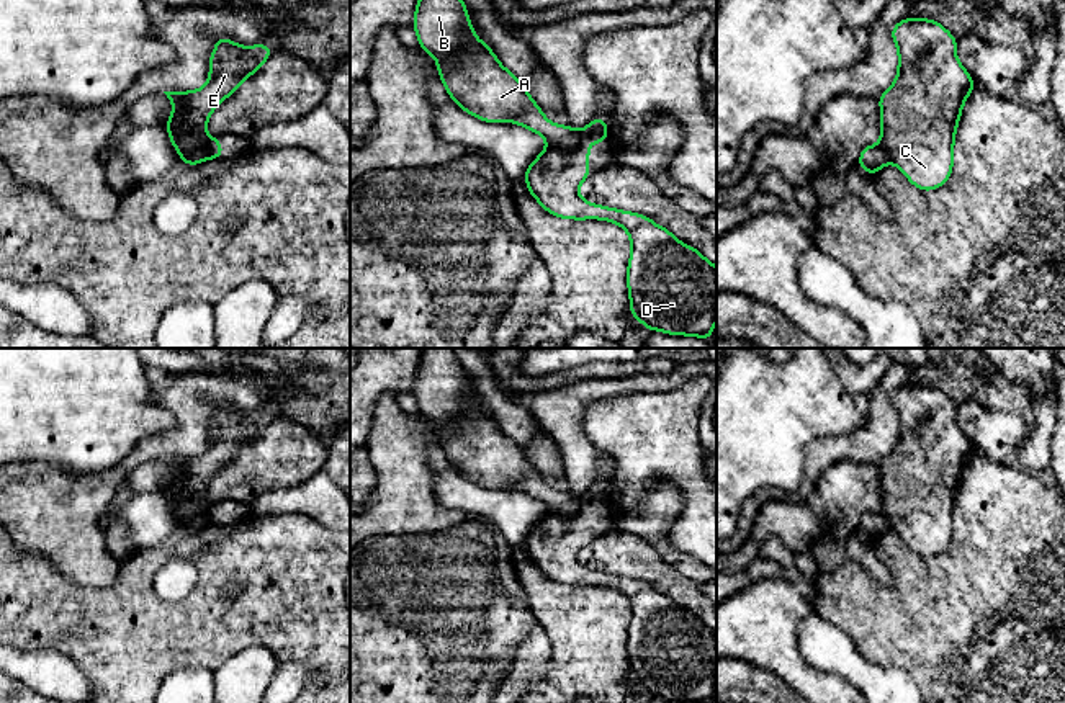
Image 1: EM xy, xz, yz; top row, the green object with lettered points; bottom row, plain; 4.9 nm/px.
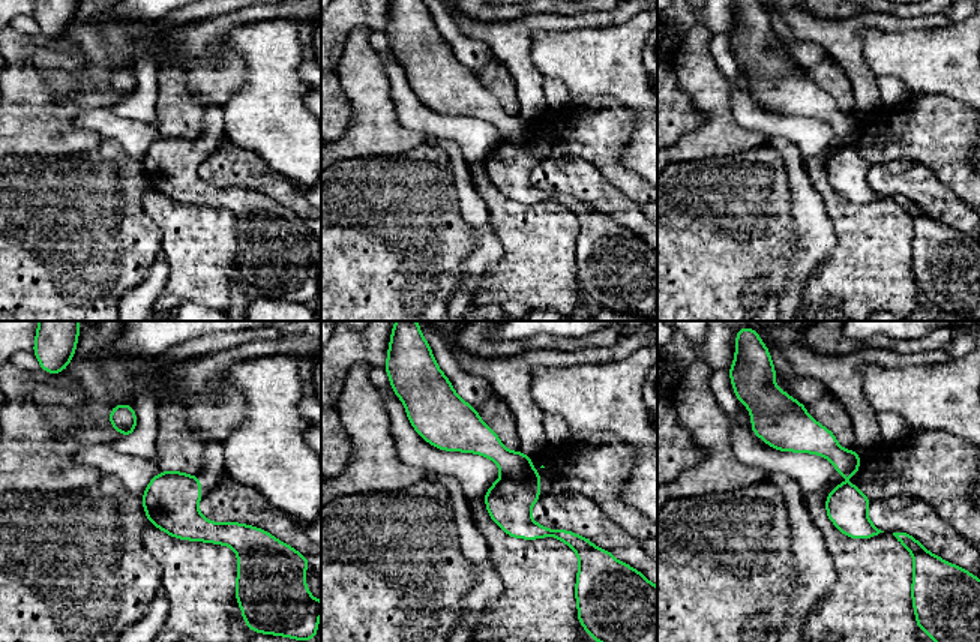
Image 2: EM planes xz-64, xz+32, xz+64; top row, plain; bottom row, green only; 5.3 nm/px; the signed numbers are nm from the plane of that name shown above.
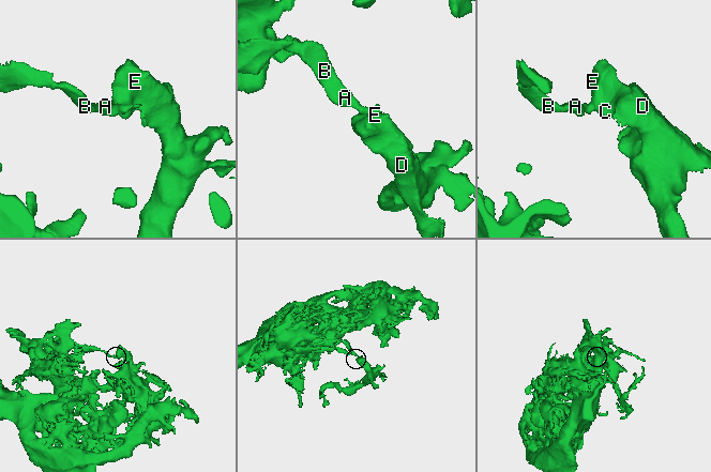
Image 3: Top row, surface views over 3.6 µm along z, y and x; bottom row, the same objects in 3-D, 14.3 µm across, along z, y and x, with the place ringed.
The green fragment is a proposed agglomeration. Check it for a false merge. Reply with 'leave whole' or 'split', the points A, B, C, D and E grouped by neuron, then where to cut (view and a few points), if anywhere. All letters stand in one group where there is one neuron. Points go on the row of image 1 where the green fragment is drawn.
split; A B / C D E; cut in xz along (581, 134), (581, 141), (570, 151), (548, 147)

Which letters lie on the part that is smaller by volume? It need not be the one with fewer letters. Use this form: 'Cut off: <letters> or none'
Cut off: C, D, E

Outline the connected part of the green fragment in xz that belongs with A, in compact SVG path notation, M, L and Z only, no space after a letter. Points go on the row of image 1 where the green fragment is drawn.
M419 0L414 15L414 31L420 49L438 60L435 69L445 90L461 110L486 123L512 121L524 126L543 136L550 149L571 152L581 144L581 131L573 126L550 123L541 108L527 93L525 85L501 65L486 43L476 38L463 0Z

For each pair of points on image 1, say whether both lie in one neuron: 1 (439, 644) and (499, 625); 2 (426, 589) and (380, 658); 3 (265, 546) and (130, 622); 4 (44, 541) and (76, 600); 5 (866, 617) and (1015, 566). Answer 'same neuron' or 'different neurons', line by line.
1: same neuron
2: same neuron
3: same neuron
4: different neurons
5: same neuron

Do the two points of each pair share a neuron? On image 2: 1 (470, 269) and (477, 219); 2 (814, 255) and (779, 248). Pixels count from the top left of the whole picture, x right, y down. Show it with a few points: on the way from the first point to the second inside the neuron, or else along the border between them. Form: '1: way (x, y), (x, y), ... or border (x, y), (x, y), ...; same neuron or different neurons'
1: way (482, 257), (483, 231); same neuron
2: border (793, 216), (796, 239), (784, 285); different neurons

